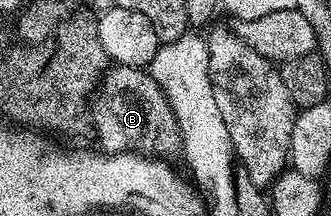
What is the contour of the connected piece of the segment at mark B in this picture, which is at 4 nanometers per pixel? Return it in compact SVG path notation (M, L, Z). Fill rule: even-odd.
M125 64L109 67L91 97L90 120L91 116L90 128L94 133L94 140L97 140L100 143L97 145L109 154L135 152L153 158L172 158L175 152L177 155L181 151L179 126L175 120L174 110L171 109L166 94L159 88L158 82L154 80L148 70L131 68Z

